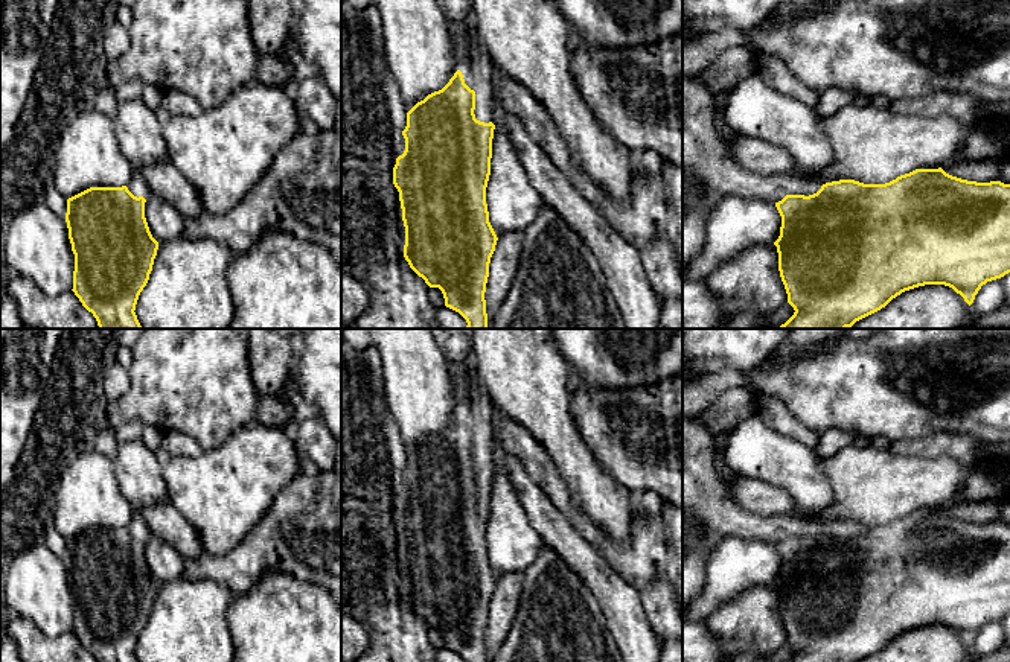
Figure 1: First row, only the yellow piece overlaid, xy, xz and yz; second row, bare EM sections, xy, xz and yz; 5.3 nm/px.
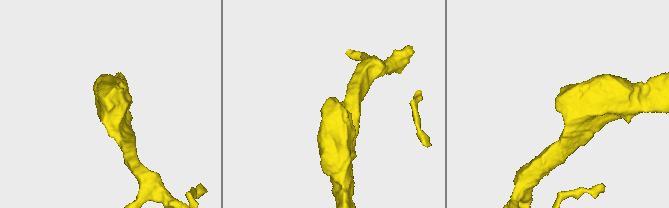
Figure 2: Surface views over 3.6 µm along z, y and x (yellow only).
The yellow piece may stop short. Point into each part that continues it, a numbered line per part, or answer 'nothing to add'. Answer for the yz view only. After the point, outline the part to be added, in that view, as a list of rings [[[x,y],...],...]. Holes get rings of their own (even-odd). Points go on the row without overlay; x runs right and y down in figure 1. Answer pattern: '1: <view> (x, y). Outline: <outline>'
1: yz (706, 493). Outline: [[[682,417],[682,511],[698,517],[714,536],[757,539],[771,545],[786,536],[813,536],[823,524],[804,520],[801,514],[766,517],[748,511],[730,498],[728,481],[718,472],[713,457],[713,435],[695,419]]]

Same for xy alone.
1: xy (137, 527). Outline: [[[139,513],[133,514],[133,519],[126,528],[137,539],[143,537],[146,540],[151,536],[145,519]]]

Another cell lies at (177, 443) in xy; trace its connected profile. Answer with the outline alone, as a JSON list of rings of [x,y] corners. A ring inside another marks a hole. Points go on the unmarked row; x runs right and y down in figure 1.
[[[177,431],[163,434],[161,447],[171,457],[198,457],[203,452],[203,447],[190,435]]]

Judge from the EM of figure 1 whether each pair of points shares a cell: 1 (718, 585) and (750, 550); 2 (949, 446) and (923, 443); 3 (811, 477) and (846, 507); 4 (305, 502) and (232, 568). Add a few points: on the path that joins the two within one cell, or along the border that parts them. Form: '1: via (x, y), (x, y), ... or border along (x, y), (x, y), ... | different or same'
1: via (727, 576), (742, 559) | same
2: via (943, 445), (930, 445) | same
3: border along (818, 461), (832, 489), (832, 501), (808, 516) | different
4: via (287, 521), (250, 557) | same

